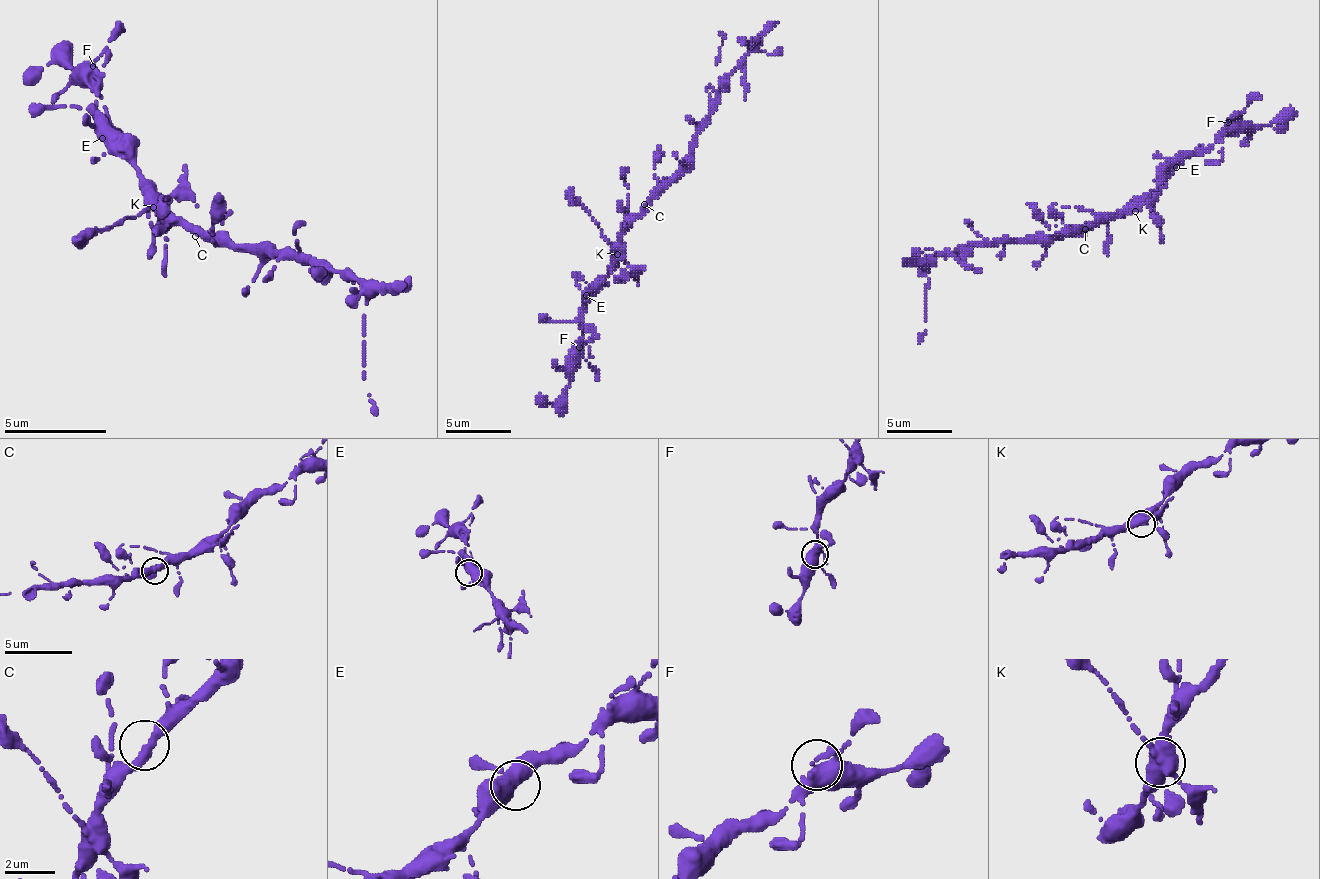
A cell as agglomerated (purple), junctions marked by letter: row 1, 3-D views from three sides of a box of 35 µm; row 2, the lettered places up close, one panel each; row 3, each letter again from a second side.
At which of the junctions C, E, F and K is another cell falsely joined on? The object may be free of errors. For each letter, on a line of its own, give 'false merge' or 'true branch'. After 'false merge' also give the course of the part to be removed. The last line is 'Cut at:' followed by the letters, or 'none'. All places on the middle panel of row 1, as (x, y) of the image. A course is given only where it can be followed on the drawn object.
C: true branch
E: true branch
F: true branch
K: true branch
Cut at: none

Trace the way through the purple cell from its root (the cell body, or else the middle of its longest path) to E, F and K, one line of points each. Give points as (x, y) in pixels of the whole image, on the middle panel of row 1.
E: (648, 208), (621, 237), (621, 260), (586, 295)
F: (648, 208), (621, 237), (621, 260), (608, 273), (605, 282), (583, 305), (583, 345), (579, 347)
K: (648, 208), (621, 237), (621, 250), (618, 253)

